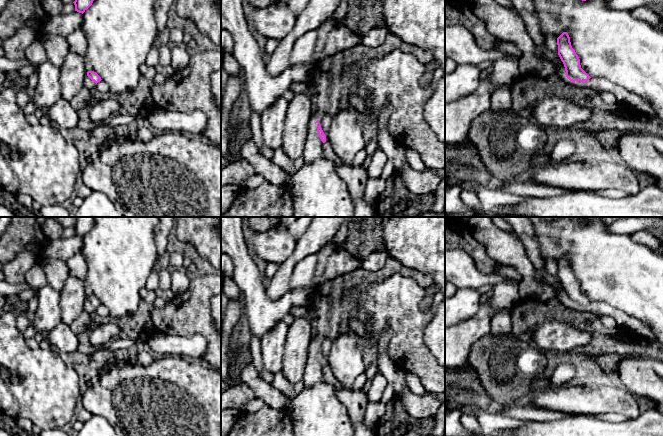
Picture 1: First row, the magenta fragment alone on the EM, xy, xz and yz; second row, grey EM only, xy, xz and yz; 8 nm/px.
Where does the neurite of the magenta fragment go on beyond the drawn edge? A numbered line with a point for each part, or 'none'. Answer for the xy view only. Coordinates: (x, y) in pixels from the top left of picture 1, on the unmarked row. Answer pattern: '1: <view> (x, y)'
1: xy (88, 307)

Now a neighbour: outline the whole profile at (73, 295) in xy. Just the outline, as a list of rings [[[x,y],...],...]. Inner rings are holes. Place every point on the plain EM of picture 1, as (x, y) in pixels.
[[[69,276],[61,290],[61,322],[70,325],[84,311],[86,300],[84,281]]]

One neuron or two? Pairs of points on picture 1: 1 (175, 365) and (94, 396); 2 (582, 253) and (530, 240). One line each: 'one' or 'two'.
1: one
2: two

